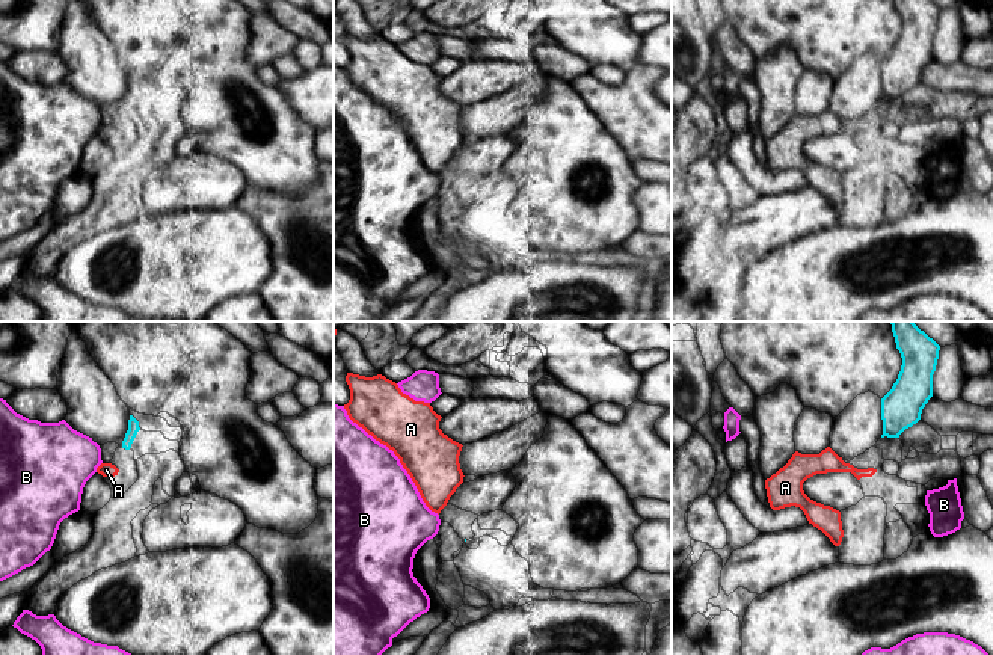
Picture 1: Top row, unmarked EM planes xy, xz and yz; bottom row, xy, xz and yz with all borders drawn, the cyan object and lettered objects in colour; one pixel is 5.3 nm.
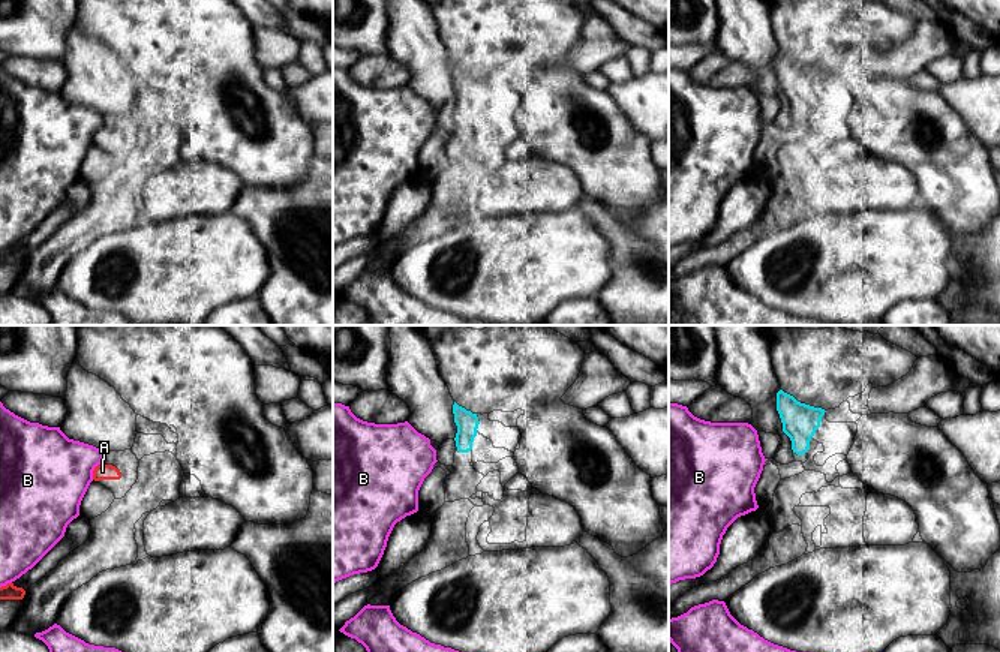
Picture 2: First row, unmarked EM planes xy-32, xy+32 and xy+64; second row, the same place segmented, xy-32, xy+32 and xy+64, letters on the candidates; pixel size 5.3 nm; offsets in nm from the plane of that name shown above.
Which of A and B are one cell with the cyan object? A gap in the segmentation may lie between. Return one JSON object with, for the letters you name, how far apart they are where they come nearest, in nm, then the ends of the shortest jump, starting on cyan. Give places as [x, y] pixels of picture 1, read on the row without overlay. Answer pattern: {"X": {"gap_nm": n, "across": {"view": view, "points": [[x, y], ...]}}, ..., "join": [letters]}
{"join": []}

